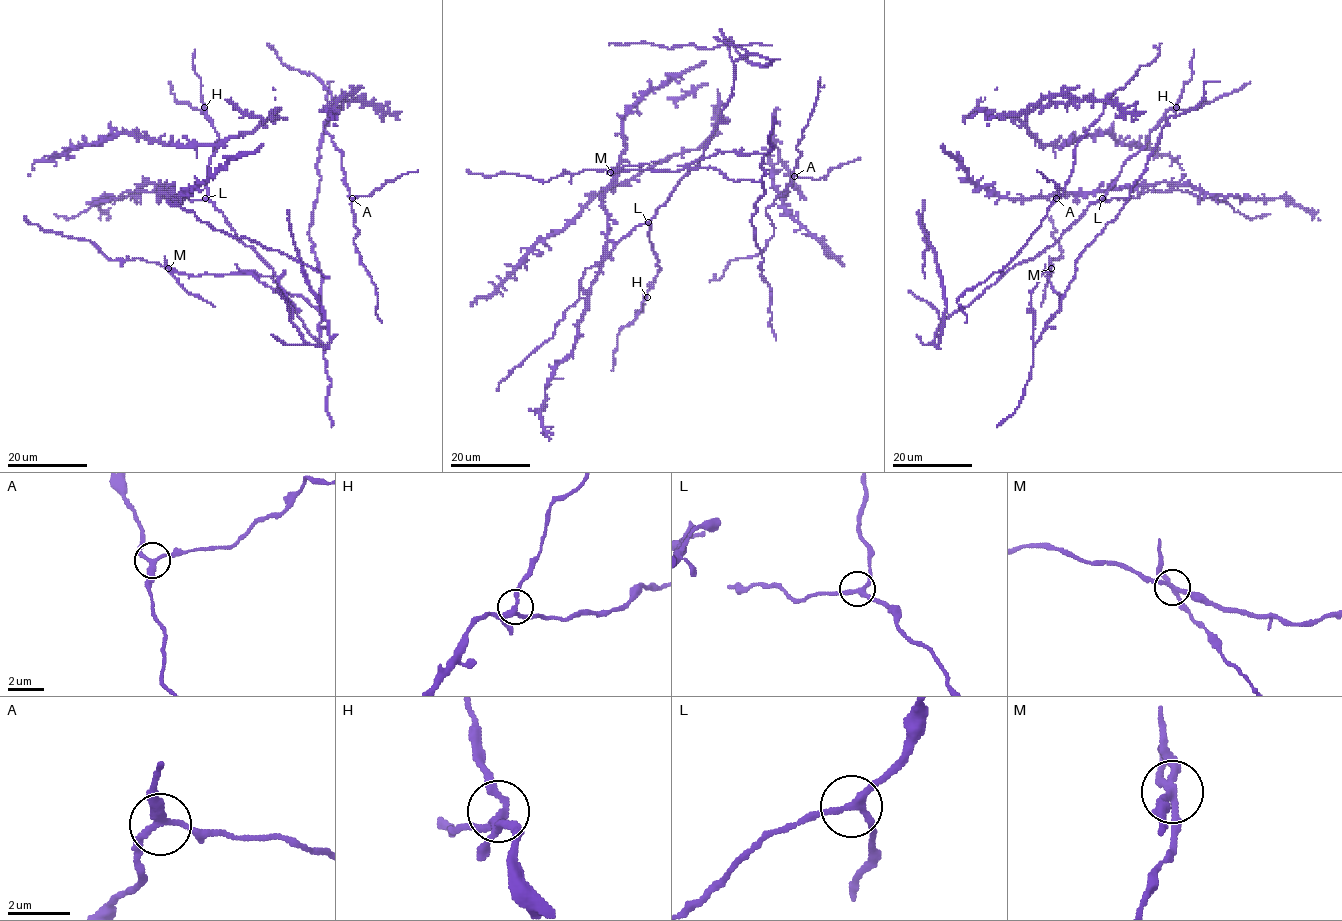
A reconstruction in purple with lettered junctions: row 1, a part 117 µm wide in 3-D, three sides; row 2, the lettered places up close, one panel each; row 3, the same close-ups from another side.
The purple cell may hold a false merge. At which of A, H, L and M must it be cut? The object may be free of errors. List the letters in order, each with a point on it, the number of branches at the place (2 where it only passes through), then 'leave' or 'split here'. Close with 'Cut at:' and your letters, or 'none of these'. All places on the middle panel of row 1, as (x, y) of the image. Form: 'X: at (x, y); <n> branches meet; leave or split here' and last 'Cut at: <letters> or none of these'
A: at (794, 176); 3 branches meet; leave
H: at (647, 297); 4 branches meet; leave
L: at (648, 222); 3 branches meet; leave
M: at (610, 172); 4 branches meet; split here
Cut at: M

